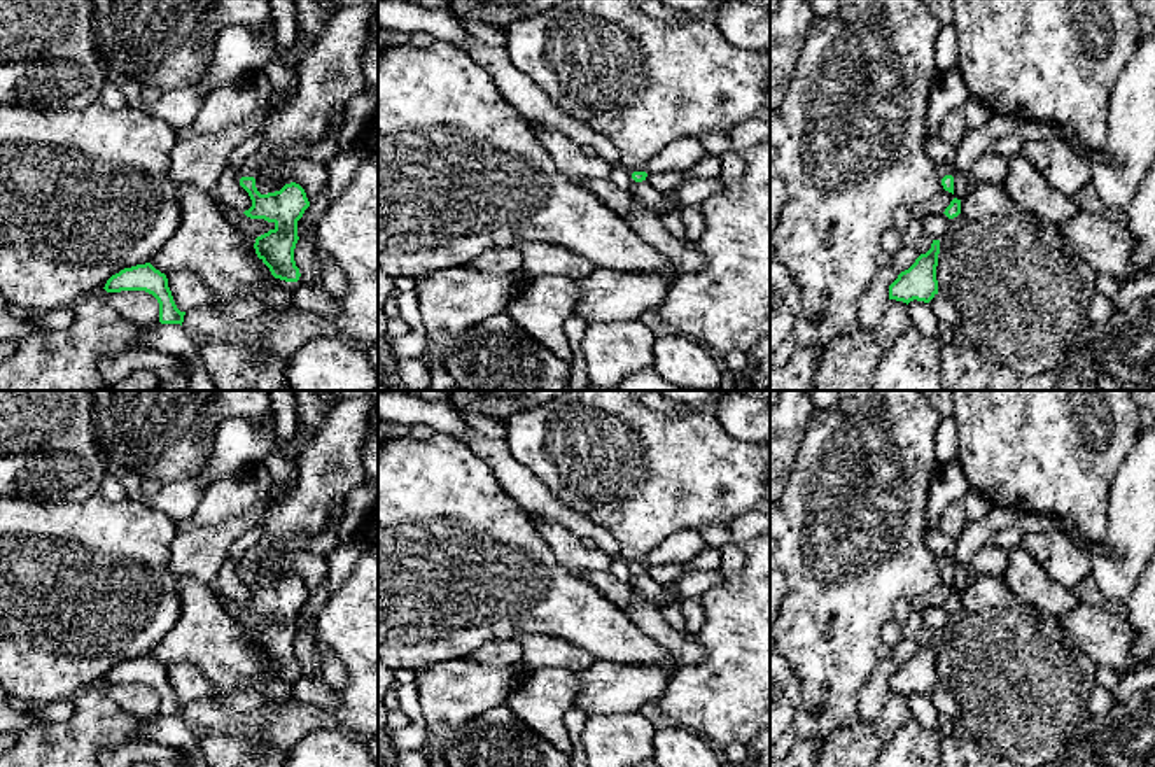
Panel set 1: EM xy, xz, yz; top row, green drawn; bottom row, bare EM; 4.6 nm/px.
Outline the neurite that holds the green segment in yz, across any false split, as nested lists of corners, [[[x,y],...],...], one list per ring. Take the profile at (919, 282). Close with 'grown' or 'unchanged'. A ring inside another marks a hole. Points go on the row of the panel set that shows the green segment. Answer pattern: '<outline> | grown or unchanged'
[[[933,240],[931,249],[920,254],[915,263],[901,271],[889,285],[889,299],[910,303],[914,299],[929,303],[938,294],[936,266],[940,240]]] | unchanged

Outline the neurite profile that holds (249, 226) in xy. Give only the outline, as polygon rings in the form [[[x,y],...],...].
[[[224,205],[220,207],[226,215],[226,221],[247,236],[254,236],[264,231],[266,228],[275,229],[275,222],[268,222],[264,219],[250,219],[245,214],[240,214],[238,210],[228,208]]]

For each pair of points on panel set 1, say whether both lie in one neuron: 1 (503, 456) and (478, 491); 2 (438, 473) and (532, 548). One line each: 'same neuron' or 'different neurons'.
1: different neurons
2: same neuron

